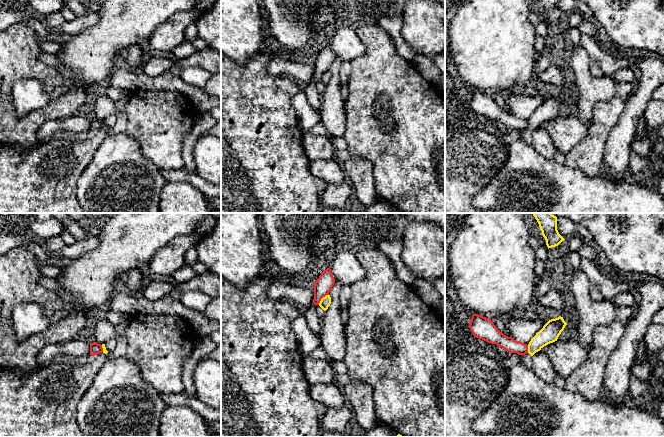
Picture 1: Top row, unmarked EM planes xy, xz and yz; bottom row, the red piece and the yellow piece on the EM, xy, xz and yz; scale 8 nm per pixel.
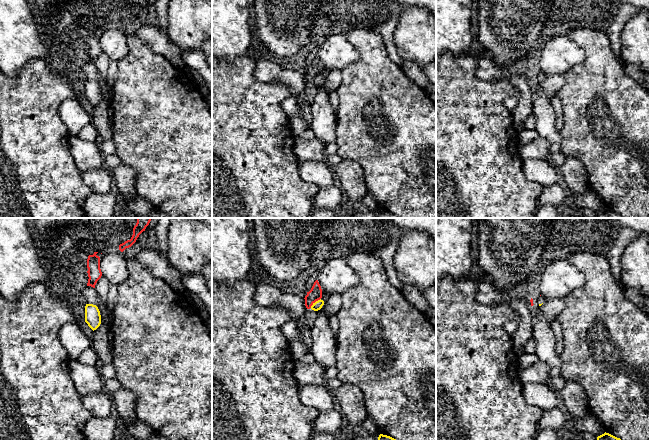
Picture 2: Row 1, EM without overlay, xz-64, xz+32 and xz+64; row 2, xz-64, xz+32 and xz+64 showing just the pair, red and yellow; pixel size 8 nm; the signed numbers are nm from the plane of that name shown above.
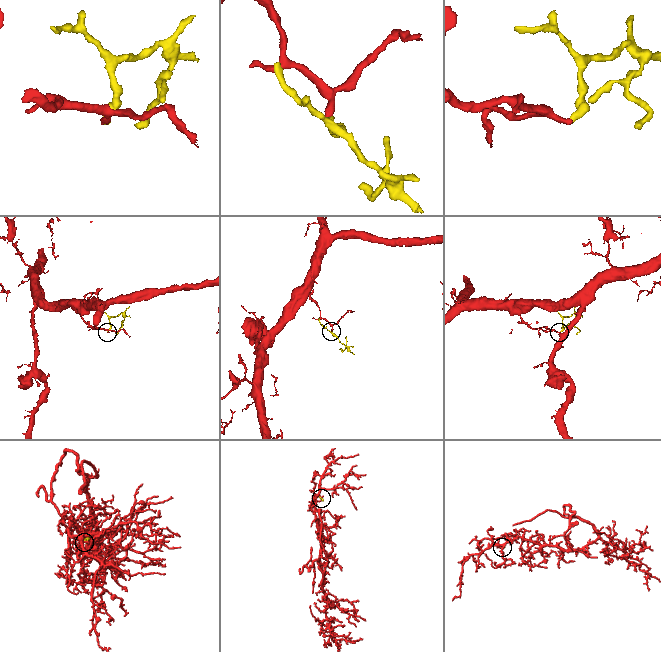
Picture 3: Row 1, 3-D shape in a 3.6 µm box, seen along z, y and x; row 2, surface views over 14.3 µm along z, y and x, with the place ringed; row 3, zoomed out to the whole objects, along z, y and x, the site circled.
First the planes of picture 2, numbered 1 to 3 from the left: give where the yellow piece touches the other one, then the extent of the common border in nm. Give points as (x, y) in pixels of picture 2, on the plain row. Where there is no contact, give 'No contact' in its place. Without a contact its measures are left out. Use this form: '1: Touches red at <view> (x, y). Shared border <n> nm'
1: No contact
2: Touches red at xz+32 (315, 77). Shared border 120 nm
3: No contact

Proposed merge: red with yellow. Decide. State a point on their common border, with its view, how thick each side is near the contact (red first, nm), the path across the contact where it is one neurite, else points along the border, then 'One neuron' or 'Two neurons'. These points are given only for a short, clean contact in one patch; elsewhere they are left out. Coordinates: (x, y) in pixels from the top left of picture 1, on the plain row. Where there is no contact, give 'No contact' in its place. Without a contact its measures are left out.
Touches red at xz (322, 73). Thickness 140 nm (red) against 90 nm. Boundary: xz (328, 70), (318, 80). Two neurons

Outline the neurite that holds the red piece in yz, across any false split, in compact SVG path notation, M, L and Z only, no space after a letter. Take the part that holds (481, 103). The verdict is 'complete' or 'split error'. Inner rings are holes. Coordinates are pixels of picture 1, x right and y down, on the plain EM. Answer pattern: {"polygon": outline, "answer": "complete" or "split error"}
{"polygon": "M473 90L469 104L476 114L482 115L491 120L496 120L509 129L517 129L522 132L528 129L527 120L518 118L512 113L508 113L501 109L490 94Z", "answer": "complete"}

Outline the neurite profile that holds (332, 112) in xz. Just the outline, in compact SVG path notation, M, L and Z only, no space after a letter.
M334 59L329 71L331 80L321 94L320 118L325 126L327 135L335 138L344 136L347 117L345 114L345 102L340 93L339 70L341 61Z

